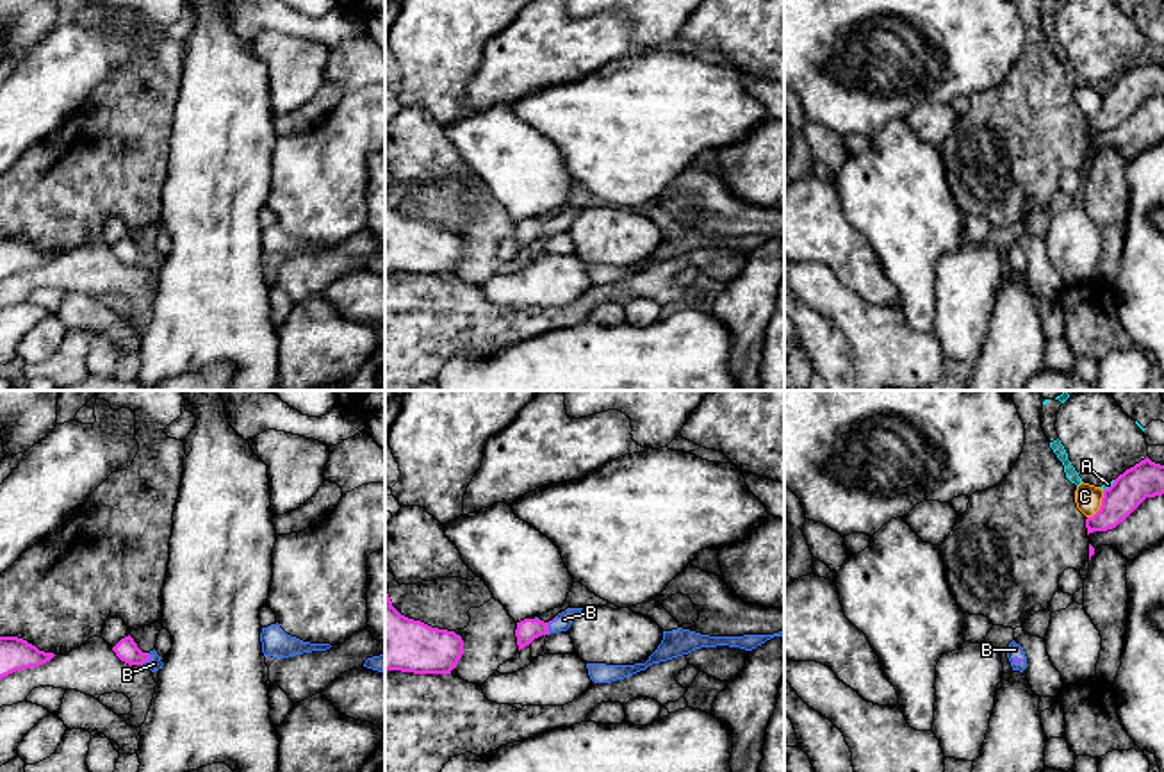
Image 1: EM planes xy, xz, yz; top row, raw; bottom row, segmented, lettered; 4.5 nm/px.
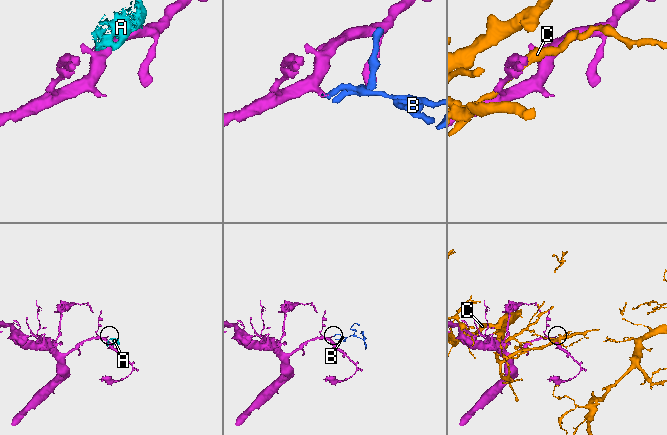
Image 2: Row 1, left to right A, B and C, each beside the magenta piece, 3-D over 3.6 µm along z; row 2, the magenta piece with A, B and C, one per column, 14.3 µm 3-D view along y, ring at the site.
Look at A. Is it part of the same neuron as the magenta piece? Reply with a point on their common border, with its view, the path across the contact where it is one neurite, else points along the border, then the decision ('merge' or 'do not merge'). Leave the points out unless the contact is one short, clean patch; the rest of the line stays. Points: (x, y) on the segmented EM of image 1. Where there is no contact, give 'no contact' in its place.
yz (1111, 485) | along yz (1114, 480), (1104, 491) | do not merge

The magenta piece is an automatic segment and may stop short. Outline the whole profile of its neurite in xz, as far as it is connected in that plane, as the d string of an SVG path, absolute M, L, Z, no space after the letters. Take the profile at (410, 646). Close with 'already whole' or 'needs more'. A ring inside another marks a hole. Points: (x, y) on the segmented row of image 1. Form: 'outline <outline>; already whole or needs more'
outline M385 590L385 670L451 674L462 654L460 635L401 615Z; already whole

